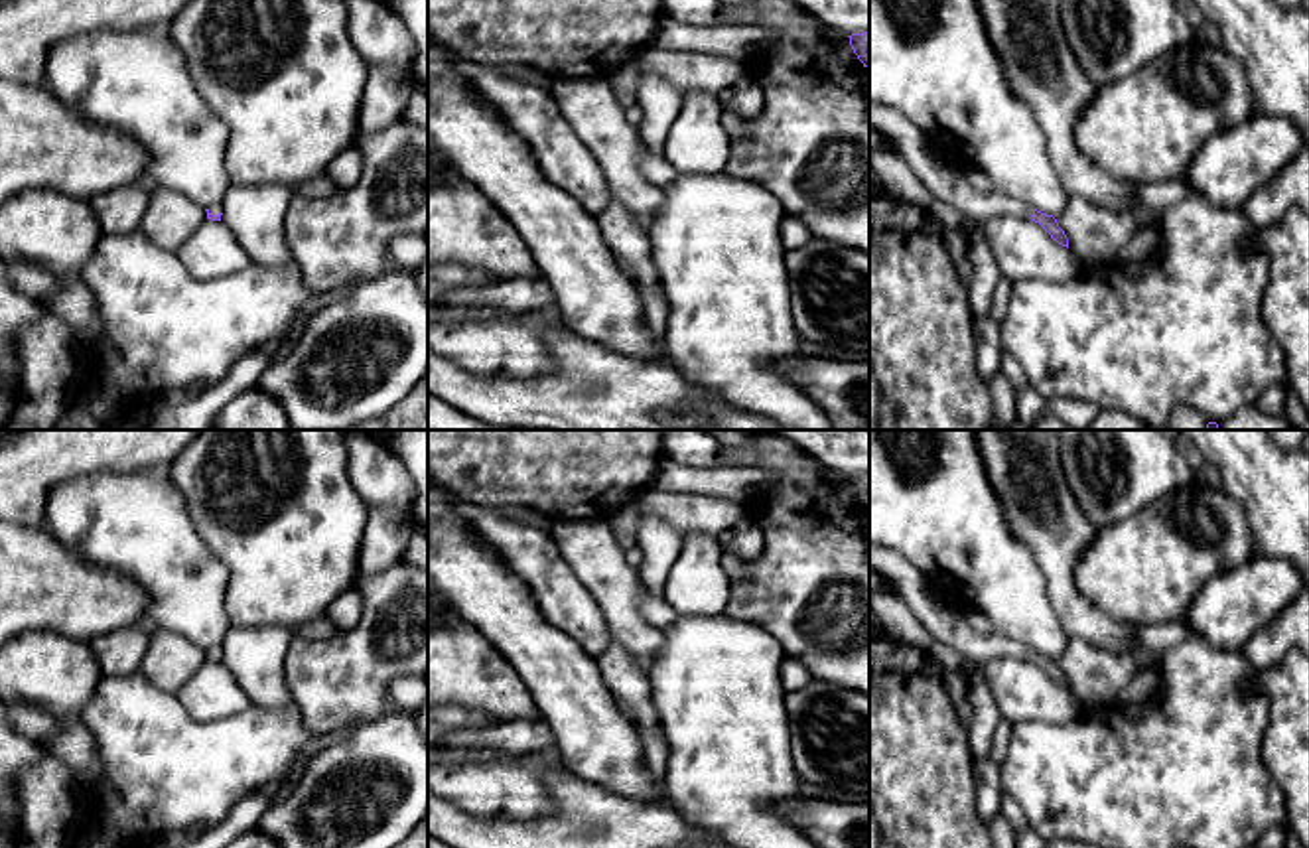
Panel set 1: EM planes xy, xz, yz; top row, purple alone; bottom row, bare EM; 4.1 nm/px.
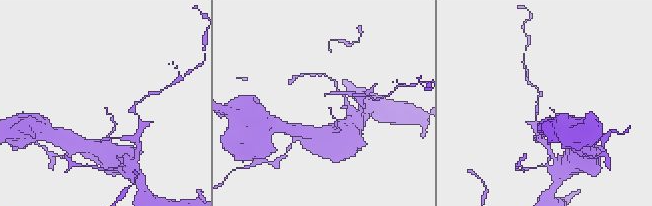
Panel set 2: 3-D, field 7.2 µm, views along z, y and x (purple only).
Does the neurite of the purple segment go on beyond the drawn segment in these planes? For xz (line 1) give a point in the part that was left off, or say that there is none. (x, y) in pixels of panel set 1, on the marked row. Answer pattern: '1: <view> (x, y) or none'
1: none

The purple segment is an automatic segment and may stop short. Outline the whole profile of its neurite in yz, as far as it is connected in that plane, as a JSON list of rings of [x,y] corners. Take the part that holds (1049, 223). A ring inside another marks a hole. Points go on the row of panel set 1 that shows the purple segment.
[[[1033,209],[1033,215],[1029,219],[1039,223],[1051,235],[1053,241],[1068,248],[1068,239],[1053,215]]]

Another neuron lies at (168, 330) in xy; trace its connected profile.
[[[142,231],[124,235],[104,235],[79,278],[91,290],[97,312],[103,319],[103,341],[116,353],[112,359],[89,359],[81,355],[83,385],[101,387],[106,398],[116,398],[120,406],[156,406],[170,389],[201,387],[203,390],[223,381],[227,373],[260,343],[280,341],[290,327],[294,314],[310,298],[300,266],[292,260],[276,268],[250,264],[233,274],[195,280],[179,262],[175,250],[162,248]]]

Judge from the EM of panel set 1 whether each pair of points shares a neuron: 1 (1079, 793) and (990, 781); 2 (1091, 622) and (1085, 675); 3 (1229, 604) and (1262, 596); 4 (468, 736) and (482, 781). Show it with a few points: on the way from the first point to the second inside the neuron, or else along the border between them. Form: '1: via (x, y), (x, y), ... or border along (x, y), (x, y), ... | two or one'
1: border along (998, 766), (1004, 791) | two
2: border along (1069, 637), (1081, 637), (1099, 647), (1134, 655) | two
3: via (1237, 604), (1254, 596) | one
4: border along (448, 746), (493, 748), (517, 756) | two

